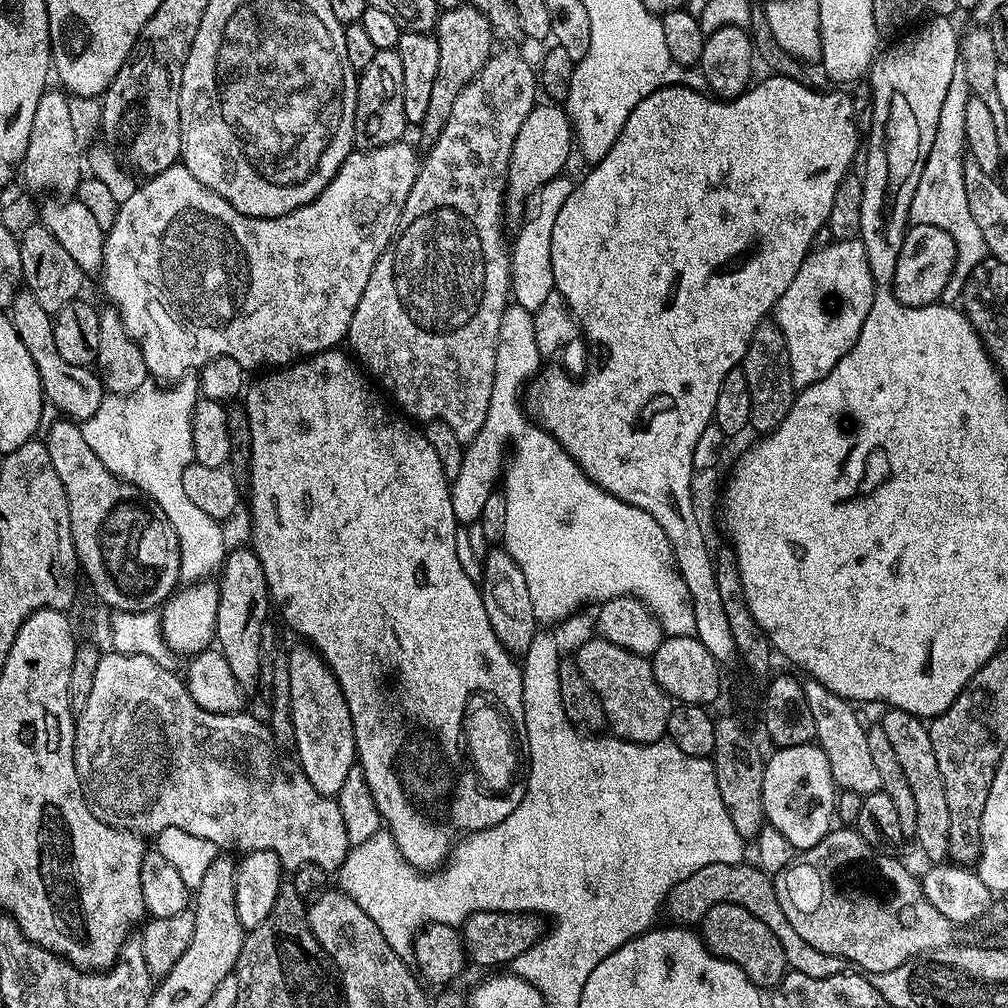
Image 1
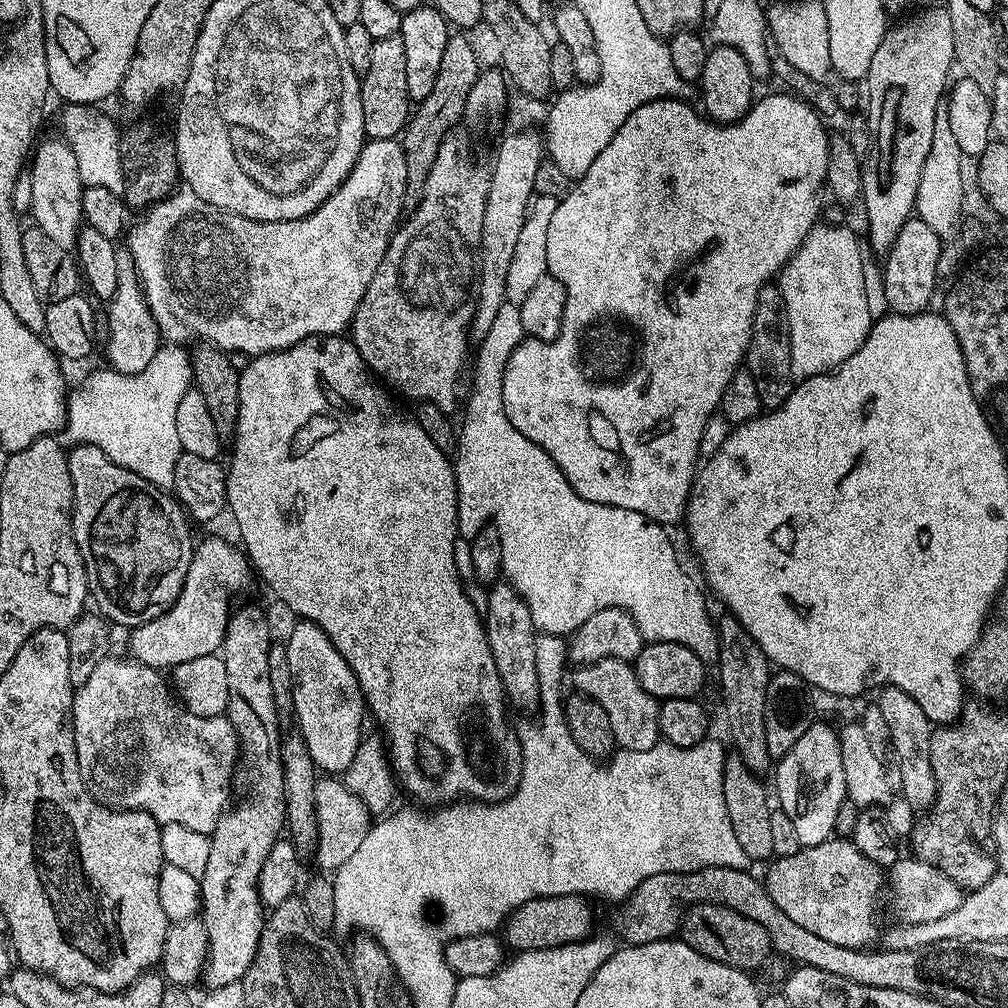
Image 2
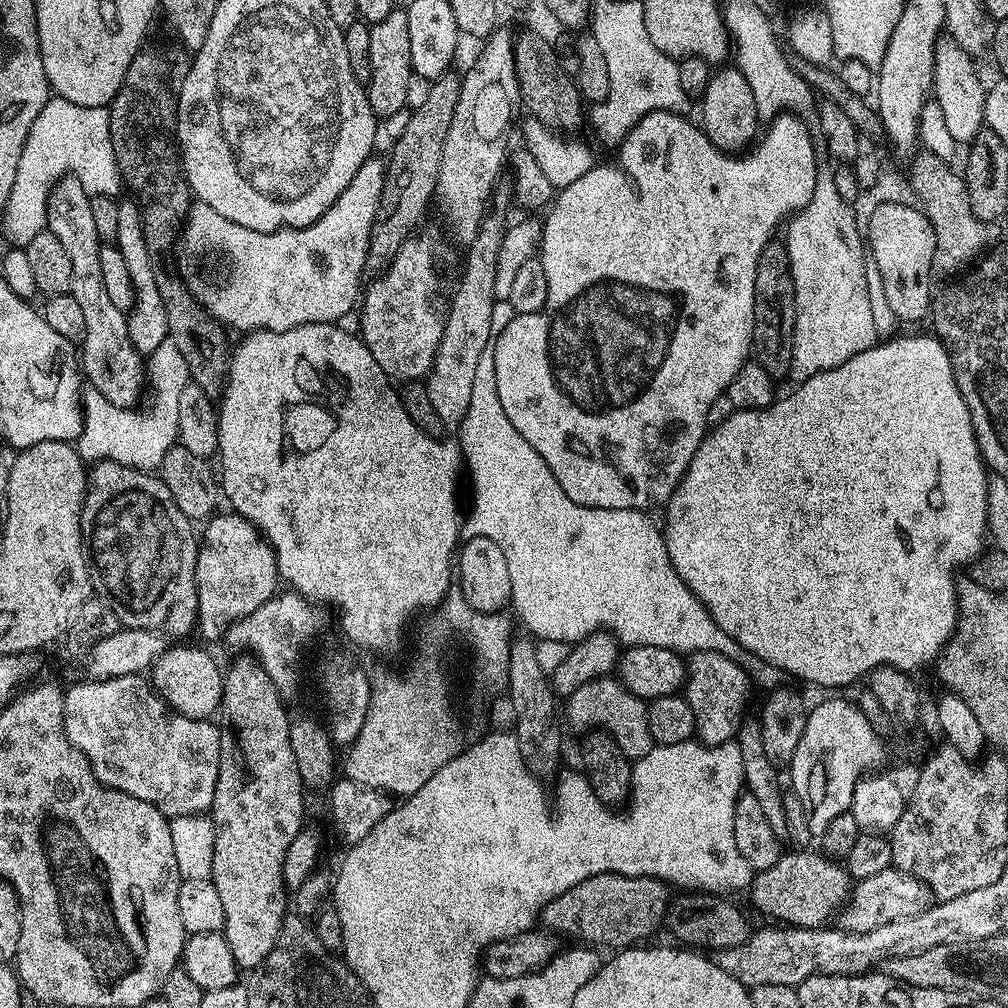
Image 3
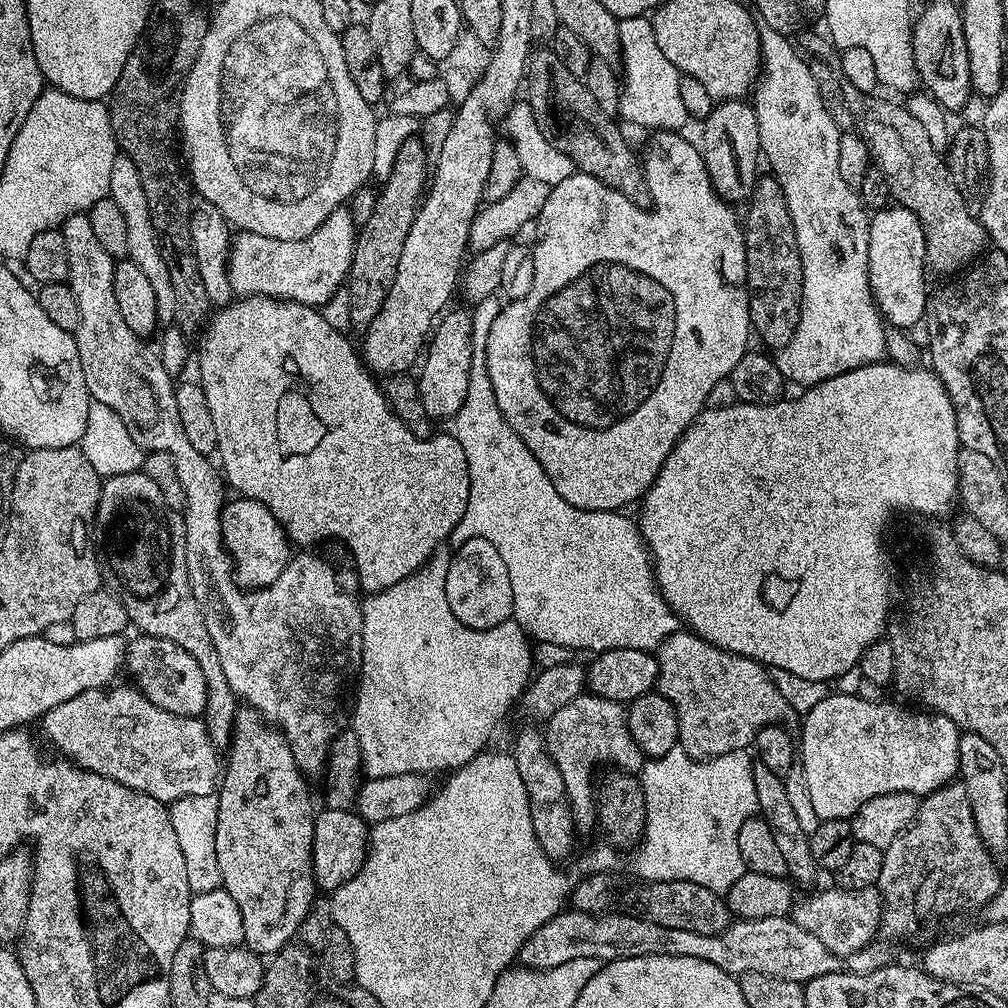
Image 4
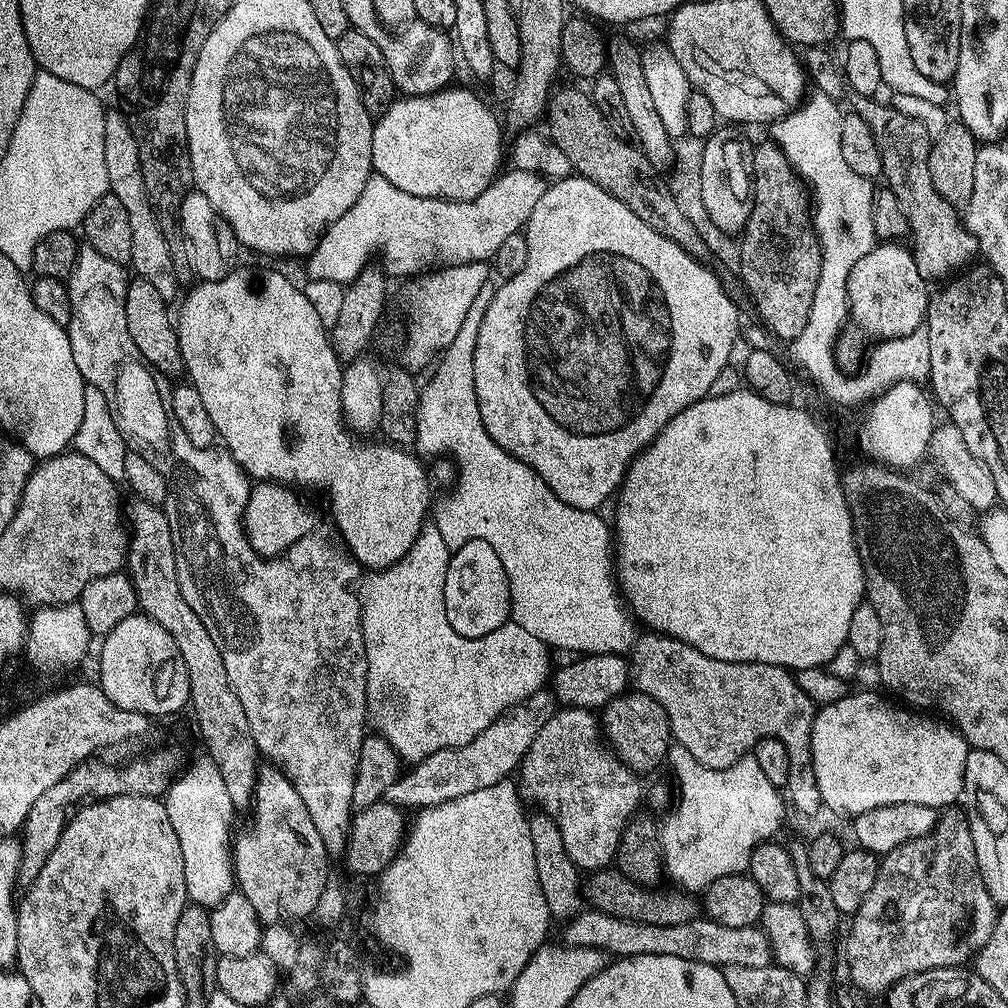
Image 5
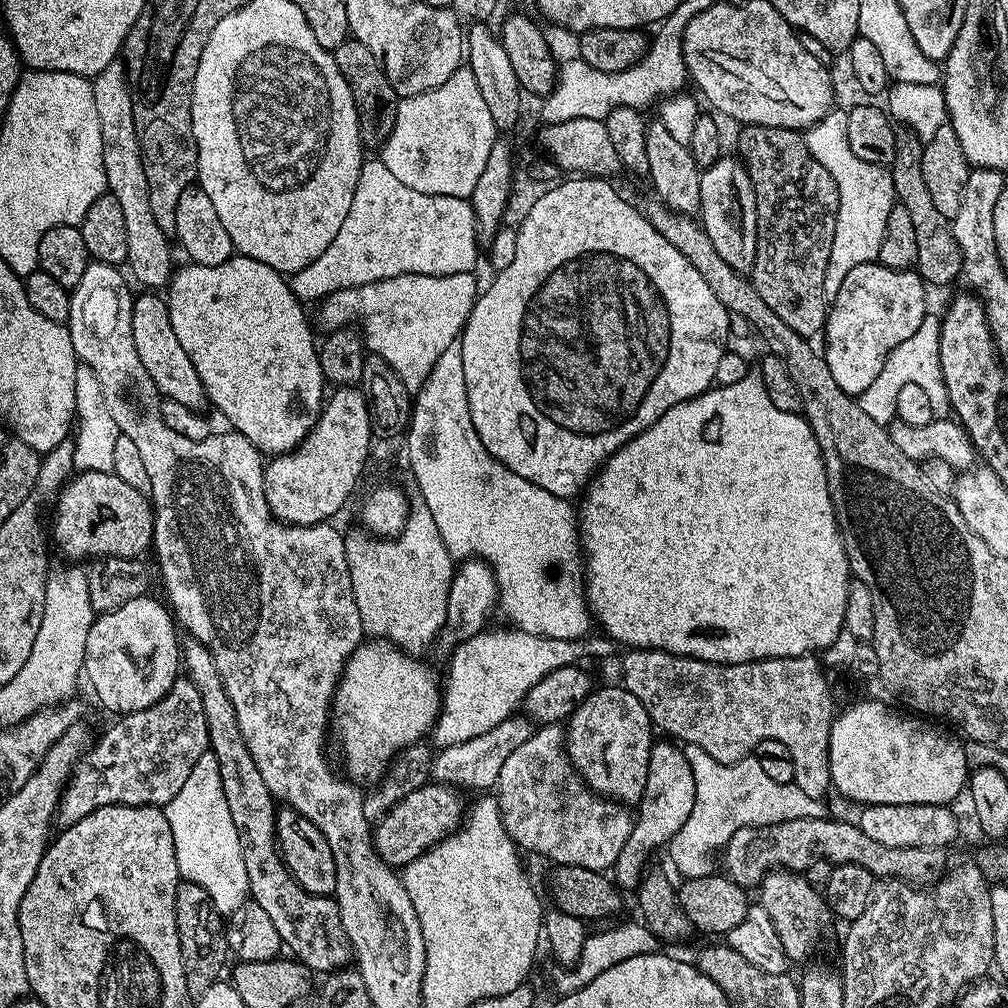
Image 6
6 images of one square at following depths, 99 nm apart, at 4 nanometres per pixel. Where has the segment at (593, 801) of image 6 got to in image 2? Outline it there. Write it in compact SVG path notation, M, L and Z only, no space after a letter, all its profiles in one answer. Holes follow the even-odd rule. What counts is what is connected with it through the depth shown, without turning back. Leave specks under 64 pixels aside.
M602 658L593 664L582 664L575 669L576 673L571 673L570 684L572 684L577 693L582 696L594 698L594 702L598 702L598 706L602 706L602 710L611 712L616 731L616 743L621 749L629 748L630 750L650 750L650 746L661 743L662 737L660 727L658 726L658 714L660 713L661 701L656 697L646 694L646 690L642 690L642 682L638 682L638 674L635 667L629 661L619 660L618 658Z

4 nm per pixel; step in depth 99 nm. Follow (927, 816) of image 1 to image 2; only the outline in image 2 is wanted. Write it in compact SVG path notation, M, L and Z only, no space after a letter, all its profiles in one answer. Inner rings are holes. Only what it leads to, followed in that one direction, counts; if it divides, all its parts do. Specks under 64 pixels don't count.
M885 686L879 689L874 705L882 710L883 719L892 739L891 755L900 771L900 784L904 787L904 800L912 808L931 809L936 800L936 779L934 768L930 766L930 738L934 731L931 720L926 718L922 706L902 690Z

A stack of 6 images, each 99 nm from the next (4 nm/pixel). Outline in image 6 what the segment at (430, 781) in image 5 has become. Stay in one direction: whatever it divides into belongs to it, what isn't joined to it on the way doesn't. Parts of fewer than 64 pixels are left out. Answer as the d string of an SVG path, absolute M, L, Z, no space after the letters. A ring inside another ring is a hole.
M513 714L507 716L494 730L486 730L486 734L478 734L478 738L470 738L470 742L458 742L458 746L446 746L435 753L432 761L431 779L443 782L461 789L484 788L480 790L495 789L498 778L502 774L502 765L506 758L526 742L534 731L533 721L527 715Z

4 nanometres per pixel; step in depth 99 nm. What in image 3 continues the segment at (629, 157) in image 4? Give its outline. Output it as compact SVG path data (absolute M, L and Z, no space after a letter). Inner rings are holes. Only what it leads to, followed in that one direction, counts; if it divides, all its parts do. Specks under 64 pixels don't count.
M524 32L521 36L519 33L514 40L514 70L518 78L520 103L525 109L528 107L530 114L528 116L531 117L533 121L544 124L548 129L559 130L561 133L568 134L571 133L568 131L570 131L580 119L582 119L582 121L585 119L585 101L576 88L575 79L562 70L551 39L543 40L536 32Z

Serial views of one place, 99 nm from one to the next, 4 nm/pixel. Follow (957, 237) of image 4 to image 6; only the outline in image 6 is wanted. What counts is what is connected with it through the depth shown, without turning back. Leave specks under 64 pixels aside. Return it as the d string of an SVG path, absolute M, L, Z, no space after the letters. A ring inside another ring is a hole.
M901 131L896 137L895 157L889 167L891 182L899 205L904 206L912 219L918 247L915 269L927 285L942 286L959 277L960 251L953 236L949 217L935 209L931 195L927 193L926 182L922 177L921 154L923 141L912 132Z

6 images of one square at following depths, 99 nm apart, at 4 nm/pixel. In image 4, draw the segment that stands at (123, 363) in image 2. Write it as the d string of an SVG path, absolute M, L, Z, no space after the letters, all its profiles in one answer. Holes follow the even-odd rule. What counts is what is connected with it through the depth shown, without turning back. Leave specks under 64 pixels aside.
M118 154L114 158L114 166L110 170L110 190L108 196L122 209L126 217L126 246L128 247L127 259L134 262L146 274L154 290L154 299L158 302L158 318L160 324L171 325L176 319L174 310L174 289L170 282L170 274L166 271L166 262L162 258L160 238L154 230L154 222L150 218L150 206L146 202L146 190L142 190L142 178L138 174L138 166L130 162L130 158Z

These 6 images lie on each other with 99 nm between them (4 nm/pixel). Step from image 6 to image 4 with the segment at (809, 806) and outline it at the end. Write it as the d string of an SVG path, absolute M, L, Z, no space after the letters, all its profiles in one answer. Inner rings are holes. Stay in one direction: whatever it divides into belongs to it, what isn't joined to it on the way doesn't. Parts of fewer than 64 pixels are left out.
M677 746L666 754L653 756L638 773L638 779L646 798L646 826L642 846L631 853L632 868L644 882L654 880L681 880L698 882L717 890L727 890L742 878L746 871L742 854L738 850L738 830L742 822L757 815L758 794L754 790L754 760L747 751L722 754L713 760L696 760Z

